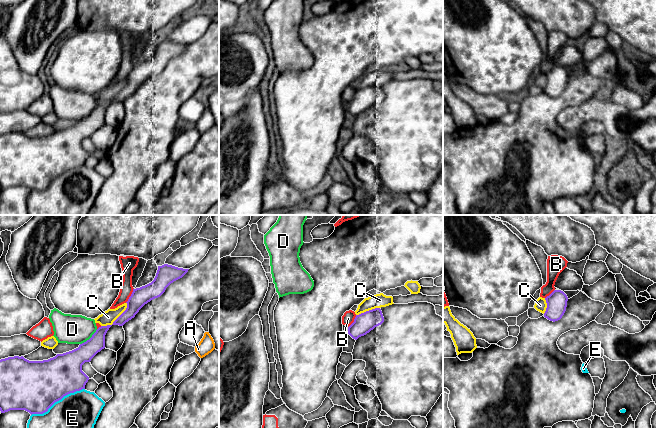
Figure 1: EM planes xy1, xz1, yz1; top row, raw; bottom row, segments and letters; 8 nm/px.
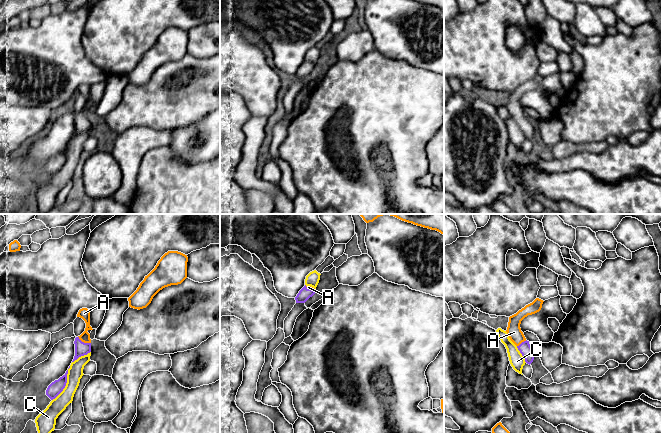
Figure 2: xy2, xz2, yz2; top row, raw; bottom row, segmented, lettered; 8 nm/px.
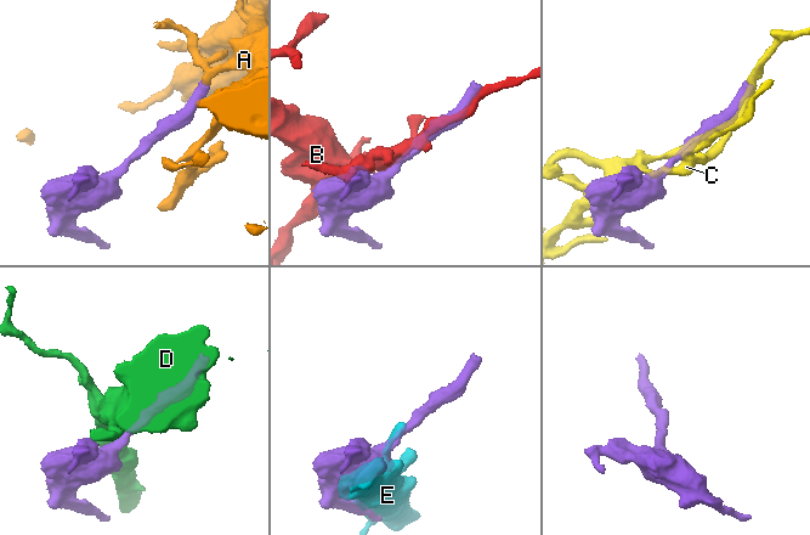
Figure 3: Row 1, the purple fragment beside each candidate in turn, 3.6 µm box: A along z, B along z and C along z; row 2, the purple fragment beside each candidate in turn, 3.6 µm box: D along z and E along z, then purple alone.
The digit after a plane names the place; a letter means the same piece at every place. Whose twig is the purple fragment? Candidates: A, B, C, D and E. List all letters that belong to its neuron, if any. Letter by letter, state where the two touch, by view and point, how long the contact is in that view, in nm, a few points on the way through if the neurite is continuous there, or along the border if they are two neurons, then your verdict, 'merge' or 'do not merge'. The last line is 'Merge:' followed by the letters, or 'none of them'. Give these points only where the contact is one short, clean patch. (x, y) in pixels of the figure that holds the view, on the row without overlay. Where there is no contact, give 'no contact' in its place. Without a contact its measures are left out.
A: contact xy2 (83, 118); length 120 nm; way xy2 (81, 124), (83, 118), (87, 104), (84, 89); merge
B: contact xy1 (131, 71); length 140 nm; do not merge
C: contact xy2 (66, 158); length 320 nm; do not merge
D: contact xy1 (90, 114); length 190 nm; do not merge
E: contact xy1 (57, 176); length 480 nm; do not merge
Merge: A

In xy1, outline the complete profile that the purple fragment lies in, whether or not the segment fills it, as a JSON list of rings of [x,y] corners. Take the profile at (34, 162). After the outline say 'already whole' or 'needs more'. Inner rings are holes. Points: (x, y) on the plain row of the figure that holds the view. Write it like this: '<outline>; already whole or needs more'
[[[112,101],[101,102],[92,113],[78,124],[57,130],[43,137],[29,137],[23,132],[0,136],[0,187],[25,186],[32,190],[43,190],[64,172],[85,165],[89,153],[82,147],[82,141],[105,124],[105,111]]]; already whole

